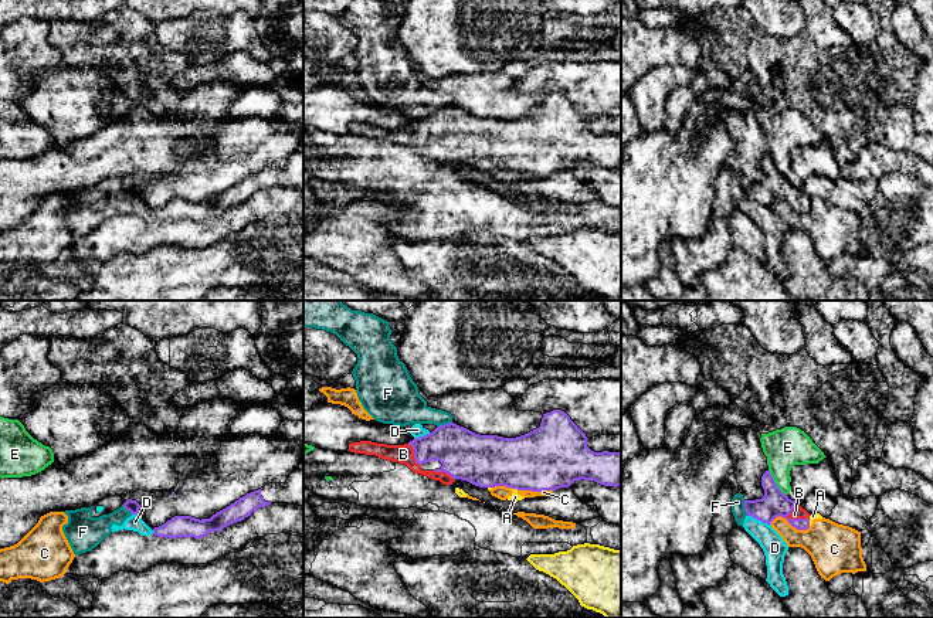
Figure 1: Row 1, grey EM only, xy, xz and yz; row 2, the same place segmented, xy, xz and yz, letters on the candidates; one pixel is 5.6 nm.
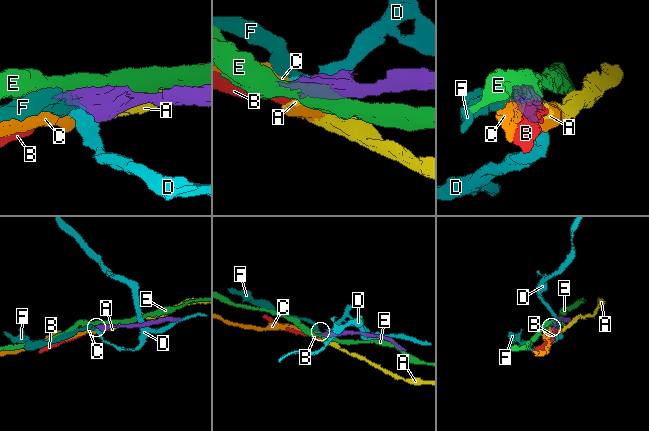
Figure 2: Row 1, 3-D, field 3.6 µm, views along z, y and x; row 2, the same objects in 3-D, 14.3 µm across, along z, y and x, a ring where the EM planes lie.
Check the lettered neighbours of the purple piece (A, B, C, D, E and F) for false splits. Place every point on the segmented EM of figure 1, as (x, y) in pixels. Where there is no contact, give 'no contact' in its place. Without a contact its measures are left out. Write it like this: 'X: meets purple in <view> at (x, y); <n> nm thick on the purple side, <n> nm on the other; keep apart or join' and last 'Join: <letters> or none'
A: meets purple in xz at (515, 488); 360 nm thick on the purple side, 50 nm on the other; keep apart
B: meets purple in yz at (797, 519); 150 nm thick on the purple side, 70 nm on the other; join
C: meets purple in yz at (790, 523); 150 nm thick on the purple side, 260 nm on the other; keep apart
D: meets purple in yz at (759, 519); 150 nm thick on the purple side, 140 nm on the other; keep apart
E: meets purple in yz at (774, 482); 150 nm thick on the purple side, 220 nm on the other; keep apart
F: meets purple in xz at (444, 424); 280 nm thick on the purple side, 220 nm on the other; keep apart
Join: B

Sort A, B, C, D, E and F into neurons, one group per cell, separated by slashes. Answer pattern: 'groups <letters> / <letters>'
groups A C / B / D F / E

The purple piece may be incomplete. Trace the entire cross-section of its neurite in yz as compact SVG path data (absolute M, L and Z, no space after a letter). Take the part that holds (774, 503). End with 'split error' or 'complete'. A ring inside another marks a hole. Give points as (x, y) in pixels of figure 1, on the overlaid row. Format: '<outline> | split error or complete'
M770 471L763 473L761 486L764 489L764 496L761 499L744 500L747 516L767 524L771 524L776 517L781 516L797 530L810 529L811 515L803 509L797 500L791 500L778 489Z | split error

